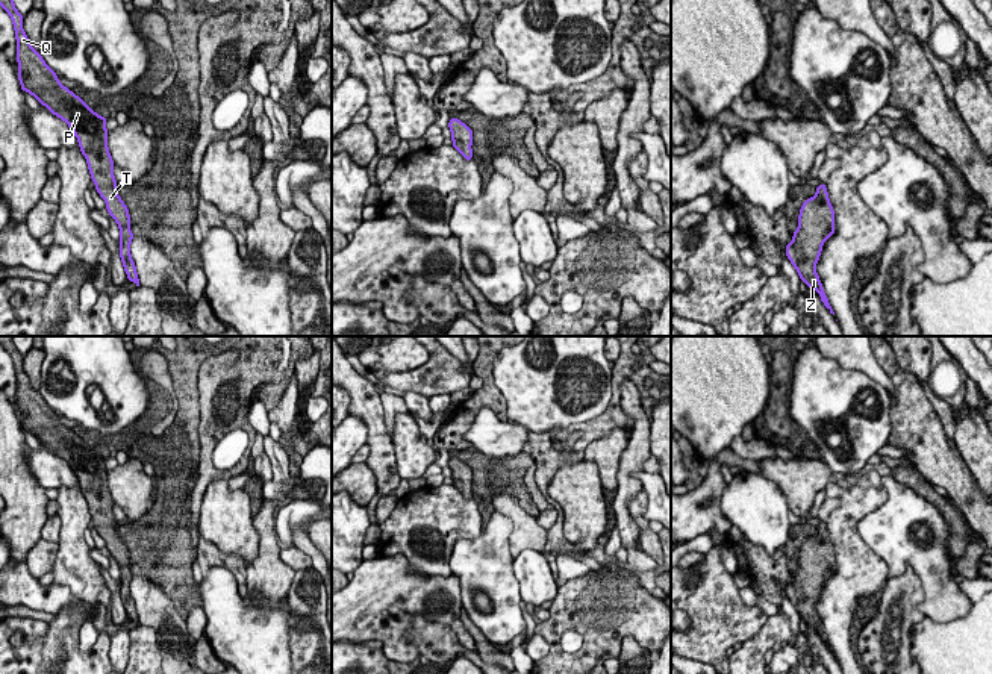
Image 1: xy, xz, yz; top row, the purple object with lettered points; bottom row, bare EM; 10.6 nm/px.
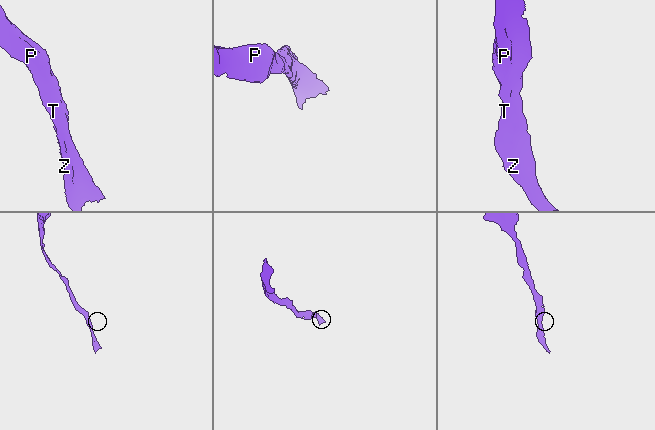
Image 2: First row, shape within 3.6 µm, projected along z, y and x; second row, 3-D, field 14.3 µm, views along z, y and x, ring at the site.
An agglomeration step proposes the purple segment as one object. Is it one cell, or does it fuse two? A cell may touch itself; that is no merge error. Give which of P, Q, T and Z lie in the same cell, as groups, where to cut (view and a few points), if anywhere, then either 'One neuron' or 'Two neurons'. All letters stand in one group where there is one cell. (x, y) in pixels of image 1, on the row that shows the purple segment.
Groups: P Q T Z. No split. One neuron

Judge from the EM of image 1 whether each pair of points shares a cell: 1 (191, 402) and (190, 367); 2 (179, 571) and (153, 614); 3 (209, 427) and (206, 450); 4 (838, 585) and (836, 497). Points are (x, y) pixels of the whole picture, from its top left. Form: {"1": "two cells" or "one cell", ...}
{"1": "one cell", "2": "two cells", "3": "one cell", "4": "one cell"}

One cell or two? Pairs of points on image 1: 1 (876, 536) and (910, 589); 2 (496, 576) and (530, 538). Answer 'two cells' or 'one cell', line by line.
1: two cells
2: two cells

